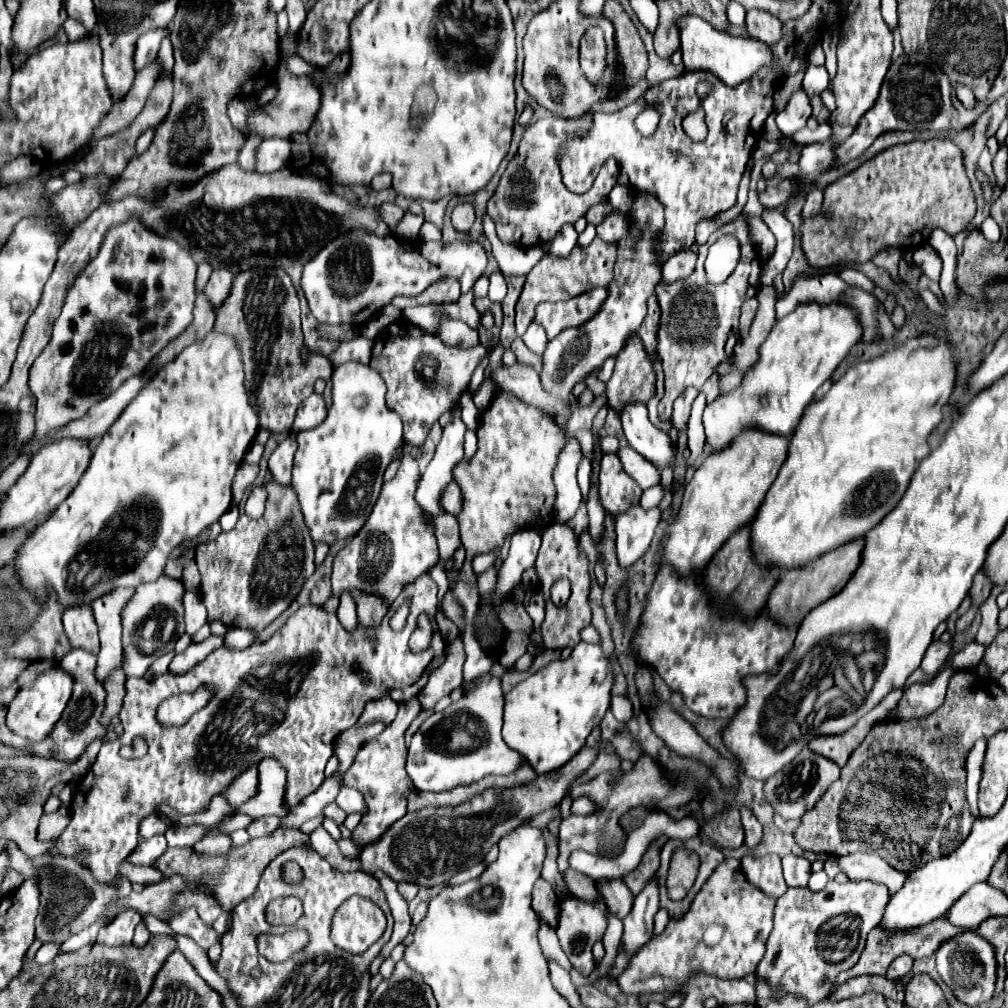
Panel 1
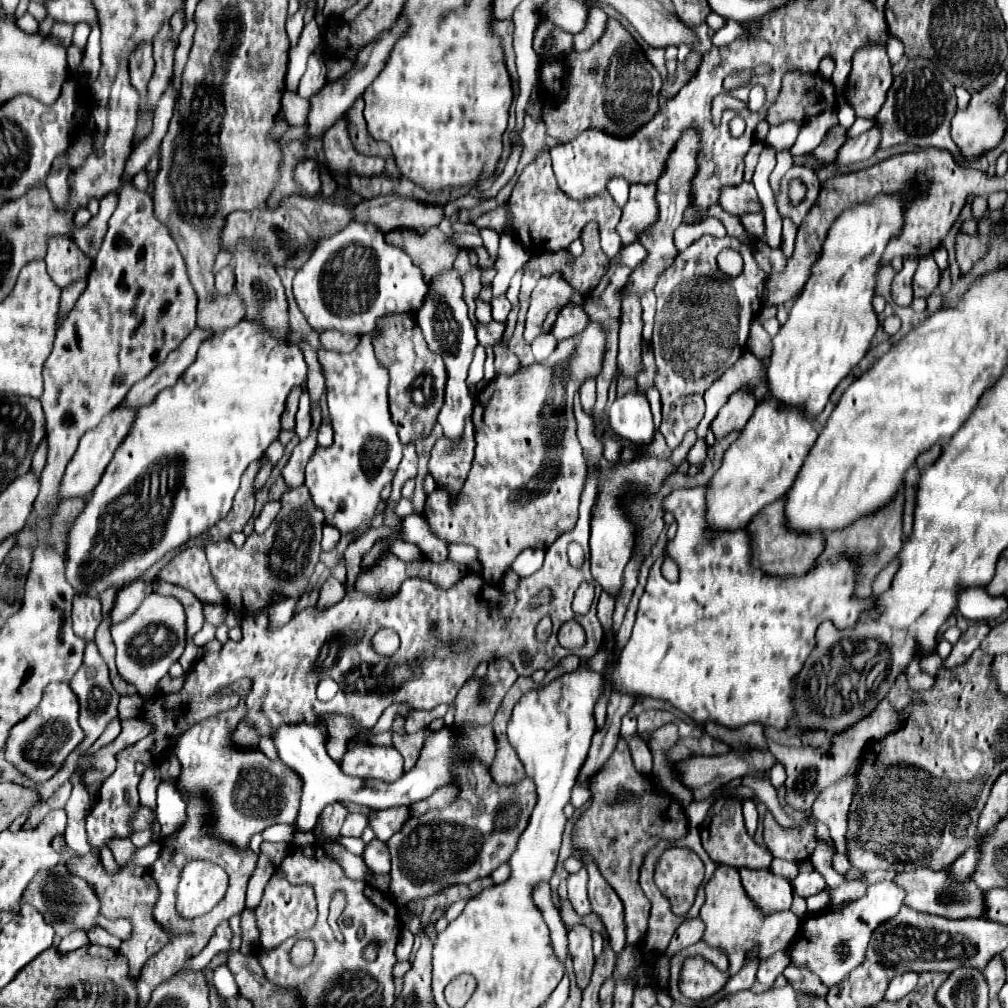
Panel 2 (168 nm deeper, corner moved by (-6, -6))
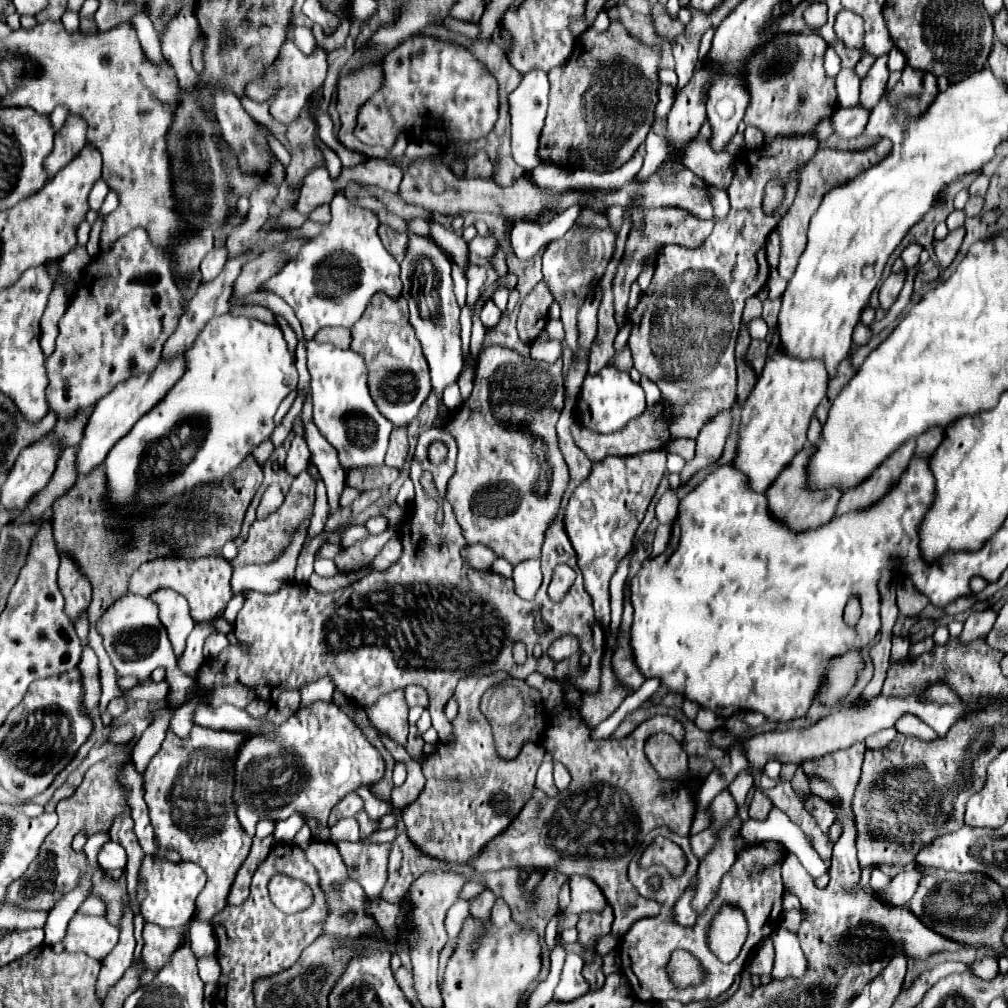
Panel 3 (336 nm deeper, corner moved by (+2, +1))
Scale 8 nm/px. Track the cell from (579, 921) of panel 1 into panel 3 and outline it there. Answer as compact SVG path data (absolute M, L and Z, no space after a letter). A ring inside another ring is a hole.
M568 954L560 982L554 990L554 1002L572 1002L586 992L590 992L590 986L582 976L582 958L578 954Z

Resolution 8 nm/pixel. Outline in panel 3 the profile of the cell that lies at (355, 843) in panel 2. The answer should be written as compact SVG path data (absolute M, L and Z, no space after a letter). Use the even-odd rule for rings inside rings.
M396 828L378 830L366 838L367 842L392 842L396 838Z

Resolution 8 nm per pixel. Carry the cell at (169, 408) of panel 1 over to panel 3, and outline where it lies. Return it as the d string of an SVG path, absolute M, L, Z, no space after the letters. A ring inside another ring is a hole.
M222 314L222 316L214 316L214 320L208 320L206 328L198 334L198 340L194 342L194 348L190 348L190 352L186 352L186 372L184 376L178 380L178 384L166 394L166 398L156 404L146 416L142 416L134 428L120 438L114 448L108 452L106 460L104 460L104 470L108 476L108 498L112 504L132 504L138 508L152 508L164 502L170 502L174 496L182 496L184 490L192 490L198 484L210 484L210 482L218 482L220 478L224 478L226 474L230 474L260 442L268 440L272 430L274 430L274 414L280 406L280 402L298 386L298 372L294 366L294 356L288 352L286 340L282 336L282 330L274 324L266 324L254 318L244 318L244 316L230 316L230 314Z

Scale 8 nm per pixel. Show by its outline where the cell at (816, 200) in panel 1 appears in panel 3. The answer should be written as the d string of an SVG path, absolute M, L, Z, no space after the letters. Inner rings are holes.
M812 128L806 134L778 136L770 144L764 144L762 148L758 148L758 166L754 166L756 150L736 156L732 182L726 186L726 192L730 198L730 212L724 220L714 222L714 230L706 240L712 246L712 258L710 260L706 258L706 264L704 264L706 276L690 280L690 286L682 286L682 284L676 286L674 280L662 282L656 292L660 296L644 294L644 298L638 302L638 306L630 314L634 330L630 334L628 346L632 350L634 368L642 376L648 376L652 382L656 382L662 396L666 396L668 400L674 400L674 408L678 410L678 416L674 416L670 432L676 438L682 436L682 438L696 440L704 424L708 424L720 412L726 412L734 406L736 332L740 330L740 316L742 316L746 298L758 294L760 288L766 286L768 272L770 272L766 264L766 236L776 228L780 220L780 218L770 218L770 212L764 210L764 204L762 204L764 186L770 180L770 172L774 180L784 182L784 200L780 204L780 210L786 212L790 206L788 198L792 198L796 190L796 182L790 178L790 172L780 178L774 176L776 152L782 152L782 162L788 158L788 164L794 162L796 166L800 166L804 160L814 156L816 150L818 150L818 138L816 138L816 128ZM770 152L774 152L772 170L770 170ZM756 168L758 168L758 174L754 180ZM708 286L714 286L712 294L698 308L698 302L694 300L694 292L698 292L698 288L708 288ZM742 288L748 290L746 296ZM674 294L678 296L686 294L686 302L682 302Z

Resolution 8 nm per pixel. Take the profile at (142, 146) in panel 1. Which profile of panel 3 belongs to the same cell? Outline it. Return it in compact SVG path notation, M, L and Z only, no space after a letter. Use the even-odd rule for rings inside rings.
M110 192L110 194L106 196L106 200L104 200L104 204L100 206L98 214L100 214L102 218L106 218L110 212L114 212L114 210L116 210L116 206L118 206L118 198L116 198L116 194L114 194L114 192Z

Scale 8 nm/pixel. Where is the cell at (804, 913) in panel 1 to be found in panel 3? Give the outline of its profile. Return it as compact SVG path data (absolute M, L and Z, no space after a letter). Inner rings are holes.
M912 868L912 870L904 870L900 872L896 878L892 878L890 886L882 892L886 898L892 900L892 904L904 906L910 902L910 898L914 896L920 880L924 876L924 868Z

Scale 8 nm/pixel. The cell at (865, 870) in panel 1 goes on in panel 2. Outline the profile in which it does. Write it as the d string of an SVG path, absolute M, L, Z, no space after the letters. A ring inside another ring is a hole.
M916 869L912 873L900 873L896 875L894 883L898 887L904 887L906 899L904 905L916 909L916 911L926 911L932 915L942 915L948 919L958 919L958 917L980 917L984 915L984 893L976 887L976 883L966 883L960 887L960 883L954 883L946 877L944 871L934 871L934 869Z

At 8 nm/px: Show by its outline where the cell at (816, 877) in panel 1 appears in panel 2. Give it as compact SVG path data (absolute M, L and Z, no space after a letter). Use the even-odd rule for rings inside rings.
M823 890L816 895L812 895L806 899L807 909L810 912L818 911L824 908L829 902L830 897L827 890Z

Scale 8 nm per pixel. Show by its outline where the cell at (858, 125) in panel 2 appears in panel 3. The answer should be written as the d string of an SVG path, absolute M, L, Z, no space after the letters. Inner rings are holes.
M888 56L876 58L876 62L870 68L870 72L862 80L862 86L860 86L860 104L864 108L868 108L868 110L872 110L878 104L878 100L880 100L884 88L886 88L886 80L888 80L886 62L888 62Z

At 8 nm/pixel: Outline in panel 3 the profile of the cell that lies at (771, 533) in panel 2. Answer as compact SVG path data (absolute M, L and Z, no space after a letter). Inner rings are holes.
M806 448L806 450L798 452L798 456L794 456L792 464L788 464L778 474L774 484L770 484L770 488L766 490L770 512L774 514L774 518L782 520L786 526L790 526L796 532L812 530L812 528L818 528L818 526L830 522L832 516L836 514L836 506L842 496L842 492L838 492L838 488L826 488L826 490L810 488L810 482L806 480L806 464L810 464L812 452L814 452L814 448Z

